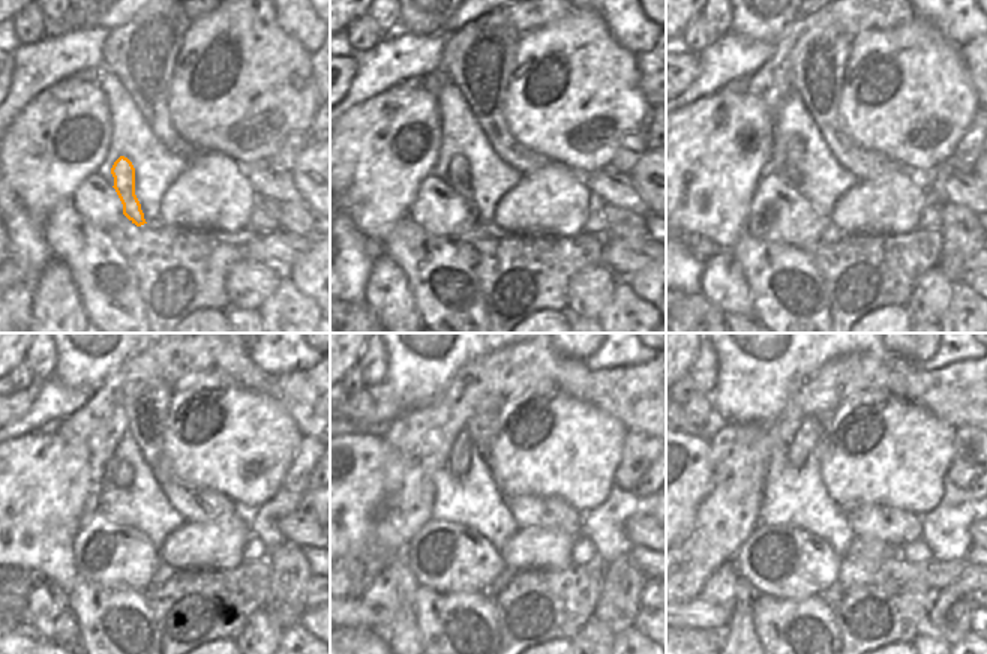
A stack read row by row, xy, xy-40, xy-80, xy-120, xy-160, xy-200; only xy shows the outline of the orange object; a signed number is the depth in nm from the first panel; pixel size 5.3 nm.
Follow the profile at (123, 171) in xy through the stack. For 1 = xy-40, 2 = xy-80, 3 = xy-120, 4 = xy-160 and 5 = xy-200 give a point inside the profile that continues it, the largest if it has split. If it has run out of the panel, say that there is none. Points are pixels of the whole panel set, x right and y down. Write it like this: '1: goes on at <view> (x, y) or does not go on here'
1: goes on at xy-40 (458, 176)
2: goes on at xy-80 (795, 149)
3: goes on at xy-120 (117, 471)
4: goes on at xy-160 (459, 459)
5: goes on at xy-200 (807, 435)

